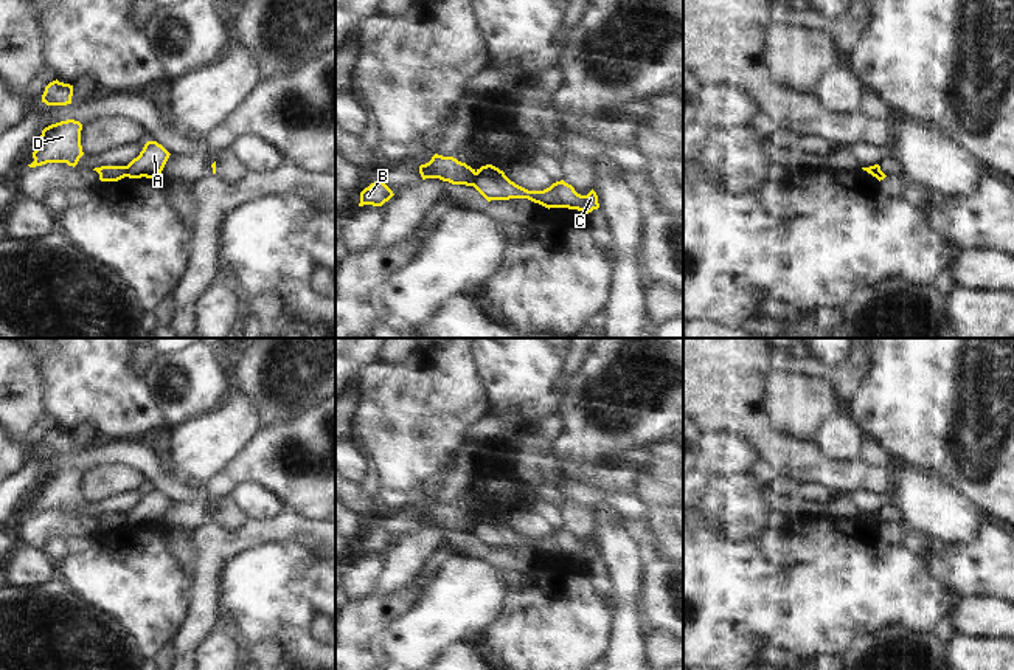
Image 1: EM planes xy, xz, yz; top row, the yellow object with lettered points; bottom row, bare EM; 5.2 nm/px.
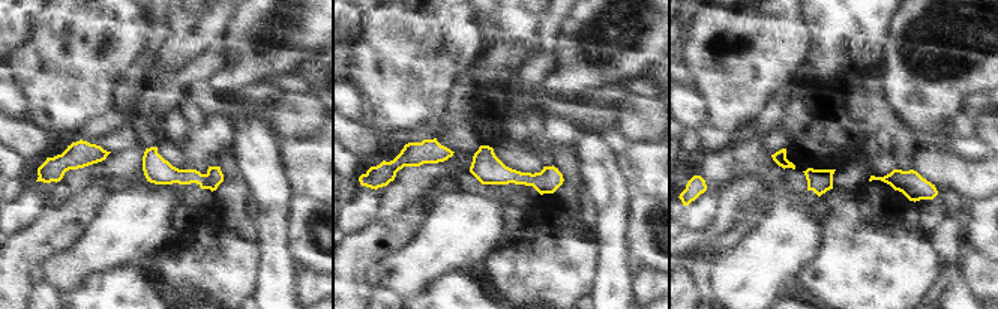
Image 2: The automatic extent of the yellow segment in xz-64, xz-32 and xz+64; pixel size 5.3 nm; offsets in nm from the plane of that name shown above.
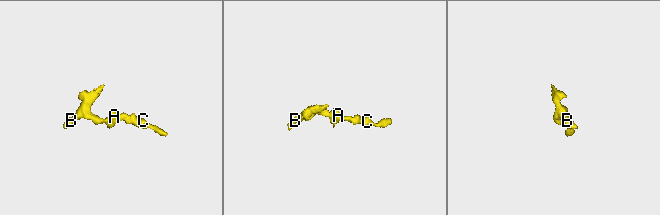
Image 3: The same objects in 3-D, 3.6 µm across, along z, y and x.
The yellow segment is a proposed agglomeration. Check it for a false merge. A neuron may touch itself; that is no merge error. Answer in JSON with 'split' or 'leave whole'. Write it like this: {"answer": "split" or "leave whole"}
{"answer": "split"}

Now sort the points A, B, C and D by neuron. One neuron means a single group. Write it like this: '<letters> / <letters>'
A C / B D

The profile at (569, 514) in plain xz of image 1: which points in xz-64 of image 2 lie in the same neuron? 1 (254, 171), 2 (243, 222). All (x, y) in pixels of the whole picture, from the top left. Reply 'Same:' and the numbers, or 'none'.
Same: 2

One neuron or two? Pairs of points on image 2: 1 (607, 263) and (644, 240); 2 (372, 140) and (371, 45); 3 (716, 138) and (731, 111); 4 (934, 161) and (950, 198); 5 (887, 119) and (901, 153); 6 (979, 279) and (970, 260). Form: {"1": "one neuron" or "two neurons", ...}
{"1": "two neurons", "2": "two neurons", "3": "two neurons", "4": "two neurons", "5": "one neuron", "6": "one neuron"}

